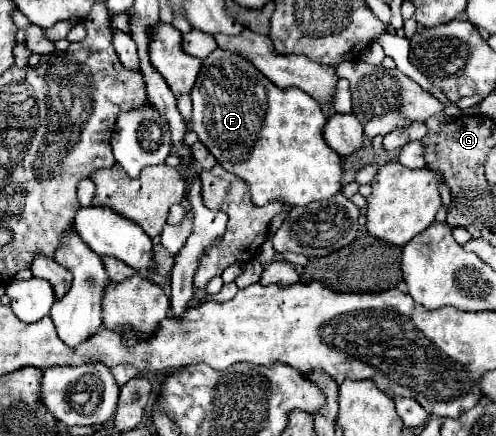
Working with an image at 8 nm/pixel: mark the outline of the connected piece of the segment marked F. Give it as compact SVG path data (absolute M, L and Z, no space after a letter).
M218 47L202 61L190 97L194 103L194 133L228 173L250 185L254 205L272 201L282 201L290 207L308 205L328 199L342 189L344 167L340 155L322 137L328 117L304 91L276 87L248 59Z

